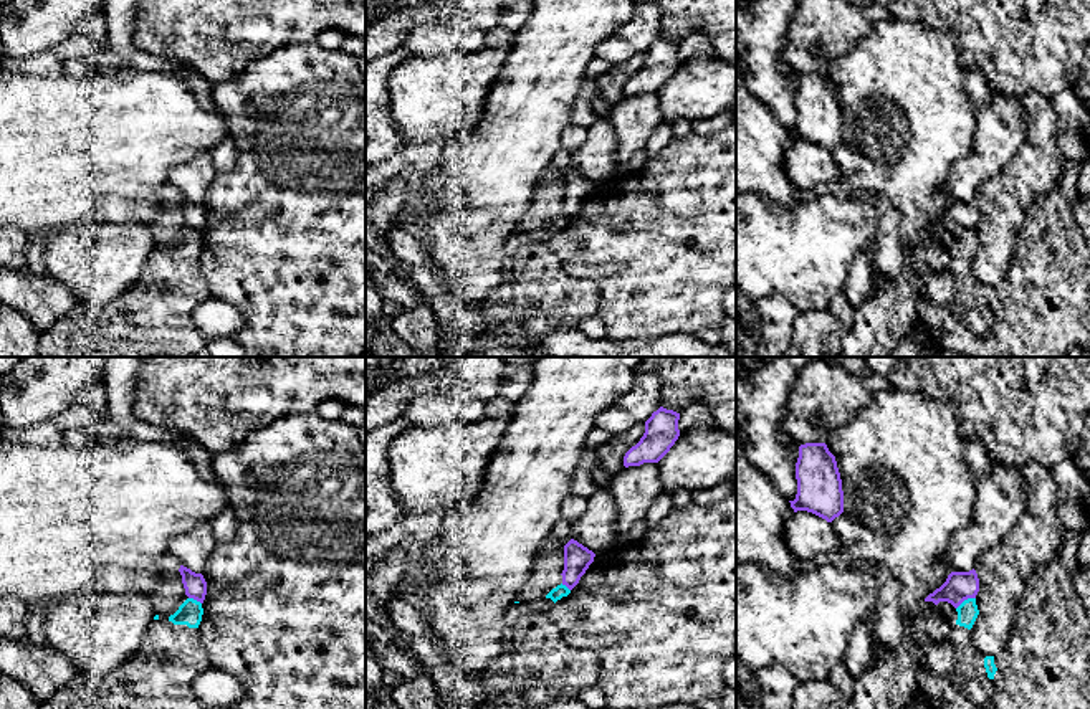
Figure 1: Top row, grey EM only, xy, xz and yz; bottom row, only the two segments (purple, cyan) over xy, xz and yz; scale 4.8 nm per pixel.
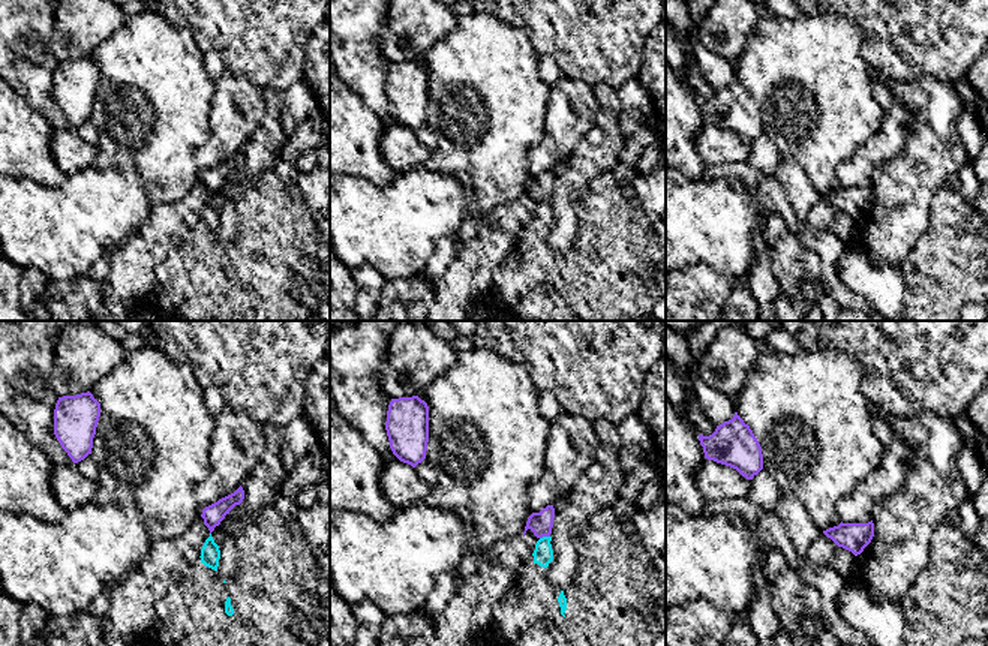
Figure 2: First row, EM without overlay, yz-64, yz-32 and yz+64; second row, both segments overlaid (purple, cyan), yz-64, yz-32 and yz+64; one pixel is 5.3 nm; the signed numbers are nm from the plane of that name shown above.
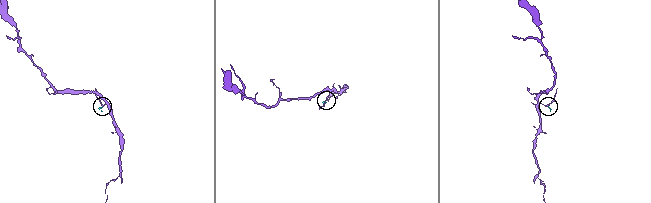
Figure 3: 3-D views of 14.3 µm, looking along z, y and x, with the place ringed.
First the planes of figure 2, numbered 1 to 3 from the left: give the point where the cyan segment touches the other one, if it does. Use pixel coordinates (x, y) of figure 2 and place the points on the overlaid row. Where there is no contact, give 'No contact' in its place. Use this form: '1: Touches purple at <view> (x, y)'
1: No contact
2: Touches purple at yz-32 (544, 535)
3: No contact

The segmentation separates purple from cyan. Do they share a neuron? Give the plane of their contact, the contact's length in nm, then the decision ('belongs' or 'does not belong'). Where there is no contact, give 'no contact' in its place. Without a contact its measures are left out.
meets purple in yz; contact 110 nm long; does not belong

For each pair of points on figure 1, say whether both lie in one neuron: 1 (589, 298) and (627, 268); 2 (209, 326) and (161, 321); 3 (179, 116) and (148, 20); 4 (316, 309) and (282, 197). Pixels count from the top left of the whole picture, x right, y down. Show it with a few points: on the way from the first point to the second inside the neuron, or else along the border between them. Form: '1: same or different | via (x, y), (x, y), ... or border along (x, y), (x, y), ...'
1: different | border along (566, 271), (589, 280), (597, 288), (597, 313)
2: different | border along (210, 295), (192, 313), (192, 323), (202, 339)
3: different | border along (177, 58), (191, 68)
4: same | via (313, 281), (313, 228), (310, 225)

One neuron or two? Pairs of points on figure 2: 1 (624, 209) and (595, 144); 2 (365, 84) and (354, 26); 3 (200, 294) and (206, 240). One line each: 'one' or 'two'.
1: two
2: one
3: one

